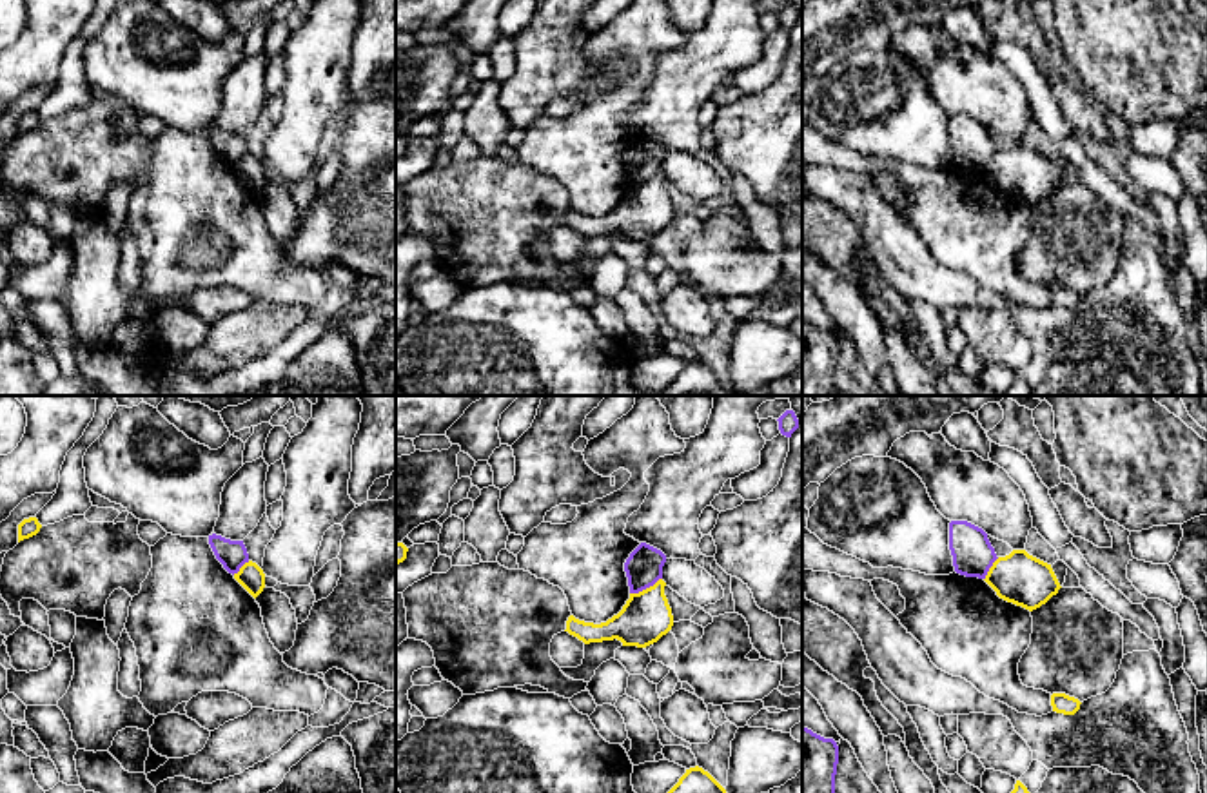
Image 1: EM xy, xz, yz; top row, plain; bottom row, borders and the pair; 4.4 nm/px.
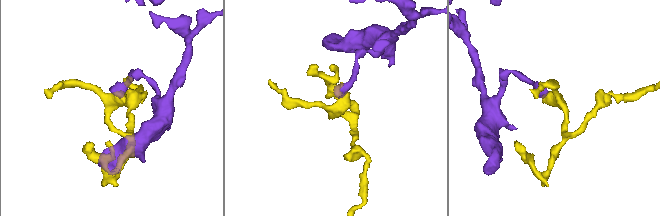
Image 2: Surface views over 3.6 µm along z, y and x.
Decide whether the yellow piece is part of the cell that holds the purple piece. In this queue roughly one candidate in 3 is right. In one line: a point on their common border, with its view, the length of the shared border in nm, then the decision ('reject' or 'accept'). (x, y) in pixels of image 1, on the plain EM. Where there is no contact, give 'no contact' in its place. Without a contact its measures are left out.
meets purple in xz at (645, 182); contact 160 nm long; reject

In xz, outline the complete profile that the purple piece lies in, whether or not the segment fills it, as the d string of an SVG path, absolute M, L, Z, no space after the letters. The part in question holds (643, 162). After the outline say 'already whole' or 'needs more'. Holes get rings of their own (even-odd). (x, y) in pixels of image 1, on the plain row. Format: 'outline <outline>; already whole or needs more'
outline M641 136L624 156L630 187L639 187L662 172L664 156L666 149L661 143Z; already whole

